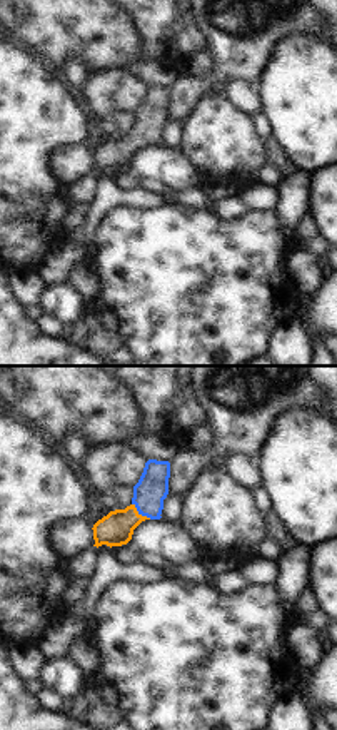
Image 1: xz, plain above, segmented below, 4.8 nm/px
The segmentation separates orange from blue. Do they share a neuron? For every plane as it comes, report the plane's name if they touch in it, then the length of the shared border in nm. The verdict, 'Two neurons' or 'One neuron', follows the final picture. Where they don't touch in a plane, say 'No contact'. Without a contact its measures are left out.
Touches orange in xz. Shared border 120 nm.

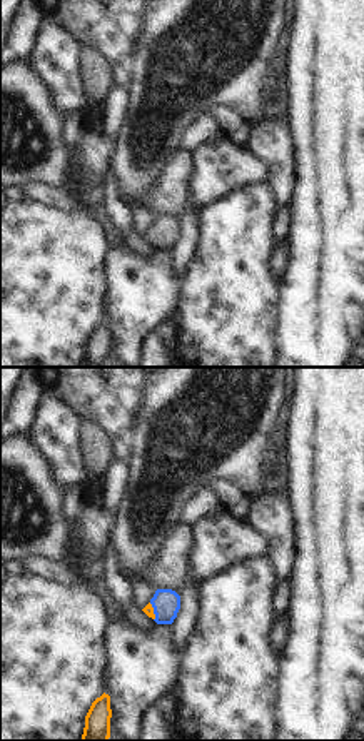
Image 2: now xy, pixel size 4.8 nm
Touches orange in xy. Shared border 90 nm.

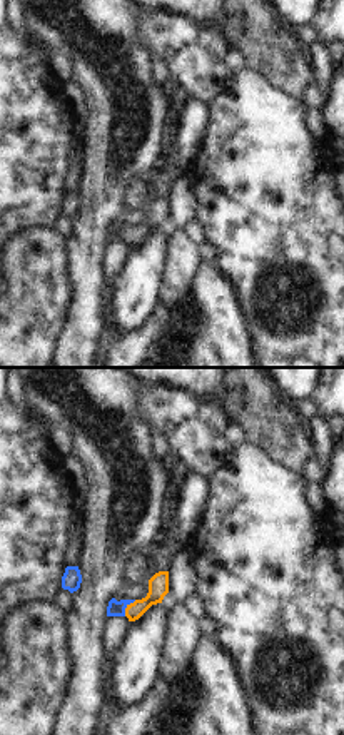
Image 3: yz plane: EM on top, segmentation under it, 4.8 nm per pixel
Touches orange in yz. Shared border 100 nm.

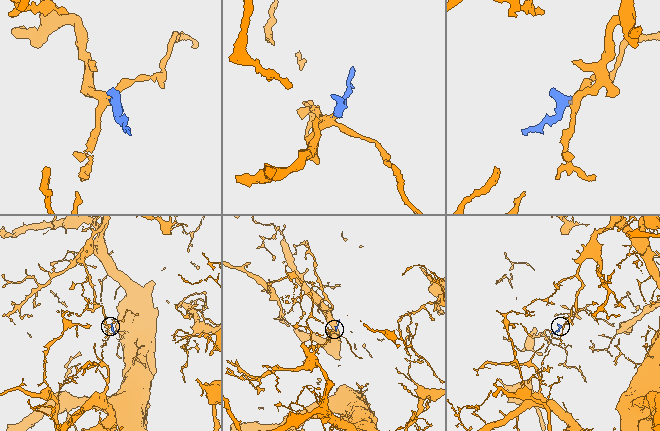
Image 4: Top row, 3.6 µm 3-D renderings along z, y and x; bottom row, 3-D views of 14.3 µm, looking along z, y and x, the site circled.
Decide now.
One neuron.

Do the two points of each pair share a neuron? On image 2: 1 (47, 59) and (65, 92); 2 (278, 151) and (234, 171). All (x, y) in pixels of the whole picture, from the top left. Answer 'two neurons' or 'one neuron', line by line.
1: one neuron
2: two neurons

